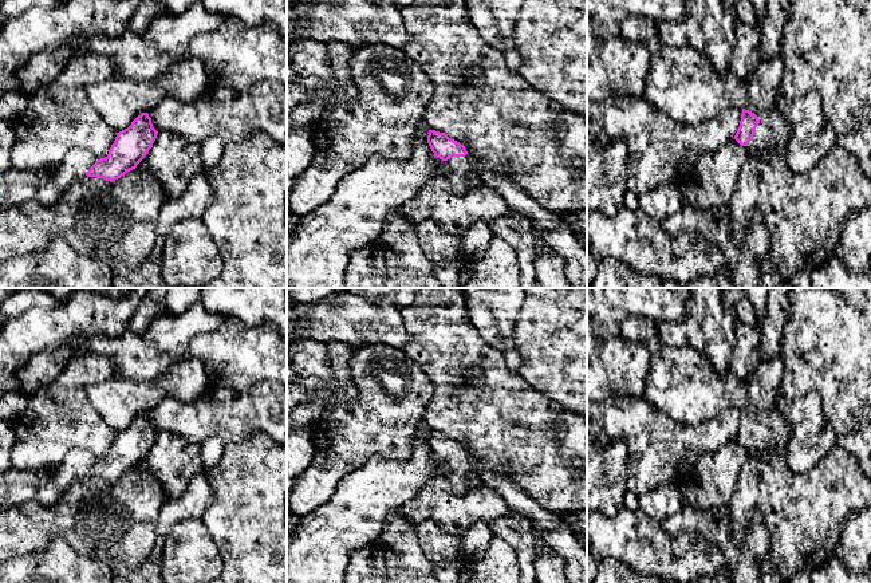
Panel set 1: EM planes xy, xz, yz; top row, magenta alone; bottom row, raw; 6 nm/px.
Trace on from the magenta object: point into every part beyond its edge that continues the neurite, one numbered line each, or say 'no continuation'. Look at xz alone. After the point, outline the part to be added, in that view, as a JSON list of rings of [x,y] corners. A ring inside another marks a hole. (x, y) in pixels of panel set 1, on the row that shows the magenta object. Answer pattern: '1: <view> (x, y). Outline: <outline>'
1: xz (456, 169). Outline: [[[433,153],[433,161],[438,168],[438,174],[452,182],[452,189],[454,193],[464,194],[469,189],[468,176],[470,173],[478,173],[478,169],[470,159],[469,154],[465,157],[453,157],[448,161],[442,161]]]

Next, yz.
1: yz (771, 133). Outline: [[[780,98],[768,111],[761,111],[753,105],[748,105],[745,110],[754,113],[760,119],[756,133],[746,146],[750,155],[765,161],[777,147],[785,149],[787,133],[791,130],[791,125],[784,118]]]

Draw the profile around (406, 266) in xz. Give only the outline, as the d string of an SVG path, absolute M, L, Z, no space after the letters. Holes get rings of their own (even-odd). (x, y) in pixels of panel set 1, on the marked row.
M398 212L387 216L377 245L386 263L383 288L442 288L414 225Z

